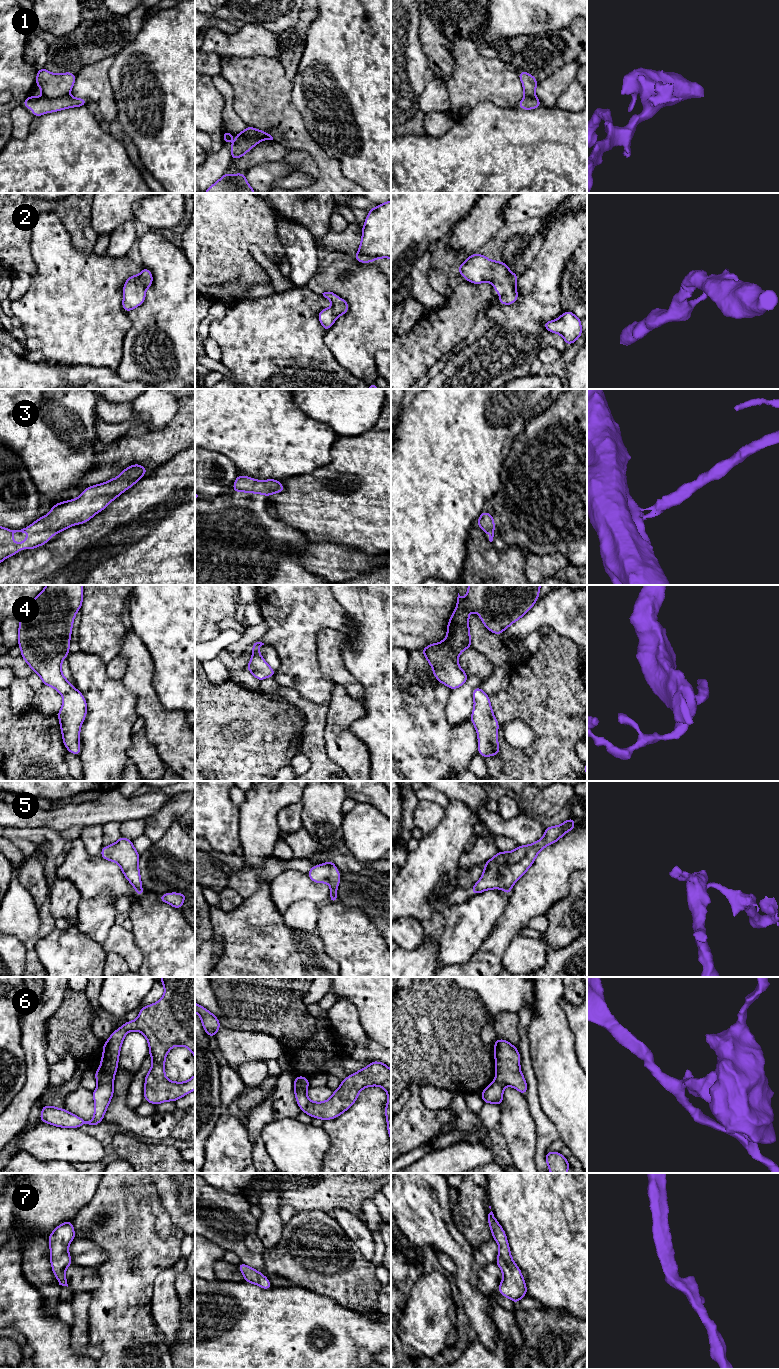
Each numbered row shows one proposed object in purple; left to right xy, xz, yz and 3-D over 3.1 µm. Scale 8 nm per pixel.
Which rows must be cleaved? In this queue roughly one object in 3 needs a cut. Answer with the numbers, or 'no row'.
1, 5, 6

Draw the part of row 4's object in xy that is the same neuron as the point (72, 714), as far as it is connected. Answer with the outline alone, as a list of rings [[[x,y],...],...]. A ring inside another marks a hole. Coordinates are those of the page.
[[[47,585],[18,615],[21,657],[39,675],[43,685],[53,687],[62,695],[63,704],[57,715],[62,739],[66,749],[77,757],[80,756],[80,728],[86,717],[87,702],[63,676],[61,666],[69,654],[72,624],[82,601],[83,585]]]

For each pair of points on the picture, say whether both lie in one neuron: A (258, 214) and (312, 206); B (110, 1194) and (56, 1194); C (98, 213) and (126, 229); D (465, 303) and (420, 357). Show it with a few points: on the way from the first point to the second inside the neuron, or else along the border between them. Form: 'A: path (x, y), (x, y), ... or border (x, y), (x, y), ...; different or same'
A: border (266, 203), (275, 215); different
B: border (99, 1183), (95, 1195), (78, 1211); different
C: border (134, 222), (123, 223), (108, 234); different
D: path (456, 316), (428, 344); same

